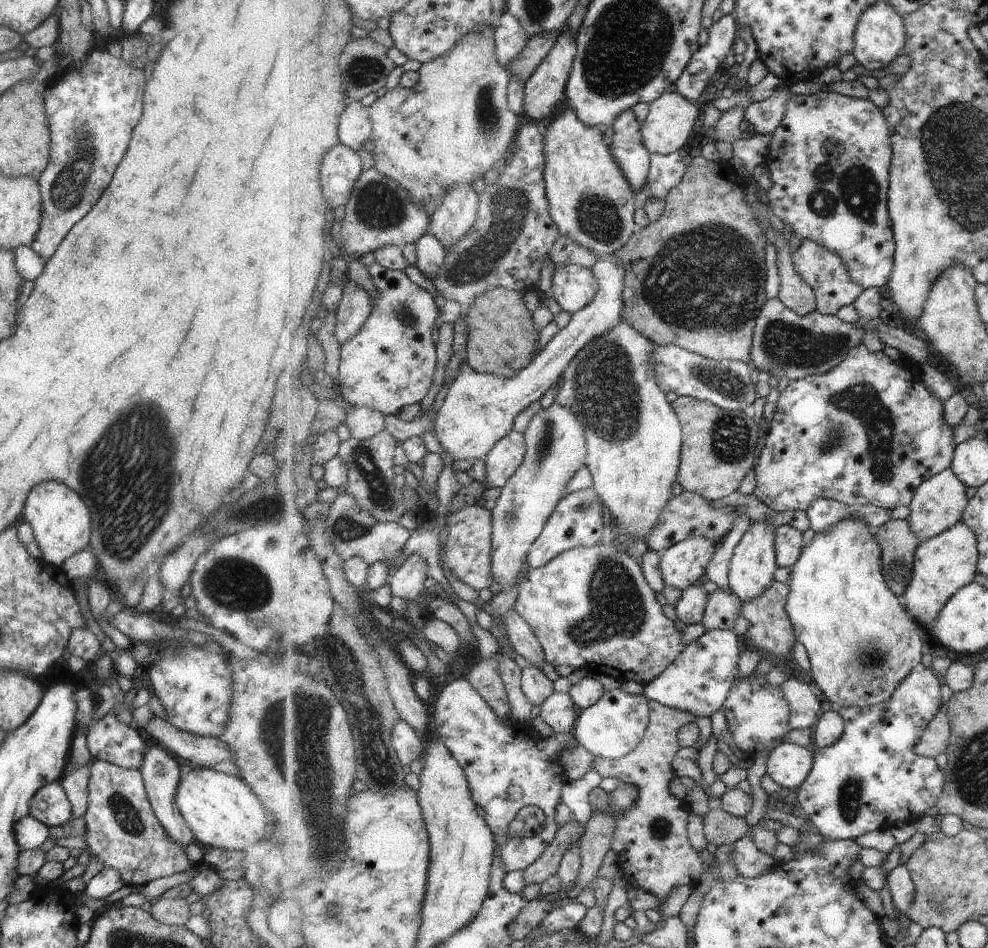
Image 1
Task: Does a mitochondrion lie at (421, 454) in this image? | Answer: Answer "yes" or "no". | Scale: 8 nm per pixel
no

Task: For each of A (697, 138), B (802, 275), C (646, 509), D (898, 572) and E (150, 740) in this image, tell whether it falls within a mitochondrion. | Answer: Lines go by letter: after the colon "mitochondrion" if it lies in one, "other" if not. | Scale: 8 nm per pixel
A: other
B: other
C: other
D: mitochondrion
E: other

